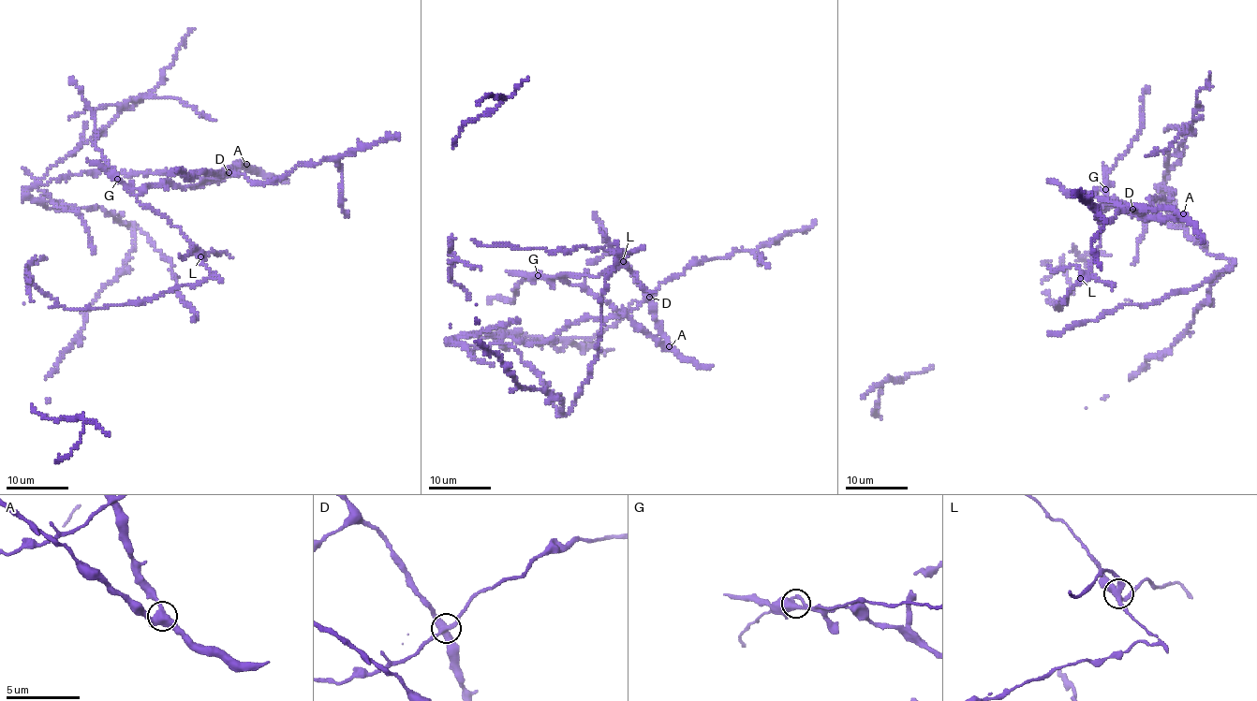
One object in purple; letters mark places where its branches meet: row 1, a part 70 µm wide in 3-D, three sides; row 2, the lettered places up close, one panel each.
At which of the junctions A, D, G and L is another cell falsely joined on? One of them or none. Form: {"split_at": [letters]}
{"split_at": ["D"]}

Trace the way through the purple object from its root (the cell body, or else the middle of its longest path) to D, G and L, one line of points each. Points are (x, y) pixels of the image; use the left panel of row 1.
D: (234, 169), (244, 167), (241, 164), (228, 172)
G: (234, 169), (205, 184), (182, 187), (168, 182), (128, 189), (117, 179)
L: (234, 169), (205, 184), (180, 187), (170, 182), (149, 184), (129, 191), (142, 204), (176, 226), (200, 256)

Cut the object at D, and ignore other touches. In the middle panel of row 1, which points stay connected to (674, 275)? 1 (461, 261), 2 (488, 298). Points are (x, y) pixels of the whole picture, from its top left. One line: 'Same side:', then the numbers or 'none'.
Same side: 1

